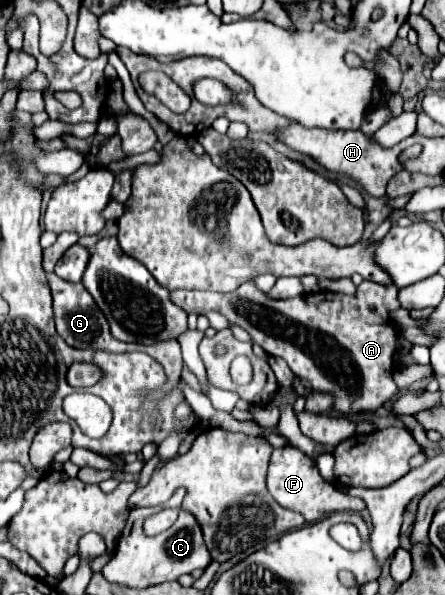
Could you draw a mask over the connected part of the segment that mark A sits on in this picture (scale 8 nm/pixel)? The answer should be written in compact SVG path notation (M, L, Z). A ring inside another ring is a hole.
M254 280L244 282L234 292L208 292L208 290L170 290L170 300L180 306L182 310L204 314L204 312L220 312L226 320L238 324L244 328L270 356L280 356L288 362L292 372L298 378L306 378L314 390L328 392L336 398L334 410L338 414L354 414L354 412L366 412L366 410L378 410L384 402L392 400L398 394L398 388L392 380L392 358L394 358L394 346L396 346L396 330L390 324L388 312L400 308L396 302L398 288L396 286L384 286L370 280L364 280L358 286L358 292L354 296L338 294L320 290L316 294L302 294L296 298L286 300L274 300L266 292L258 290Z

